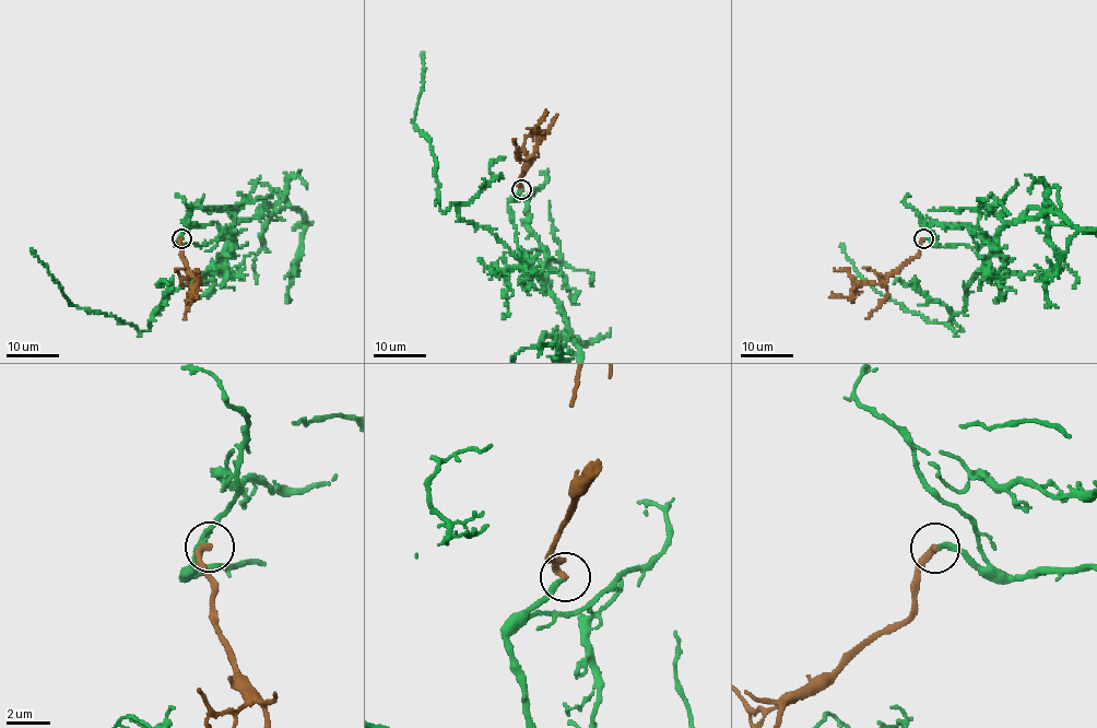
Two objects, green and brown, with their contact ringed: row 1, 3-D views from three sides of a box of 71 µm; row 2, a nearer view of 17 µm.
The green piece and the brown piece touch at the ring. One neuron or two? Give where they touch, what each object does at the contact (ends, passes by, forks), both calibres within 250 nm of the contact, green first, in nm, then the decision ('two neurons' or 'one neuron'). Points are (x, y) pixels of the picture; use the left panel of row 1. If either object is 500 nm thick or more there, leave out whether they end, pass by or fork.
at (181, 238); green ends there; brown ends there; 240 nm thick on the green side, 300 nm on the other; one neuron

